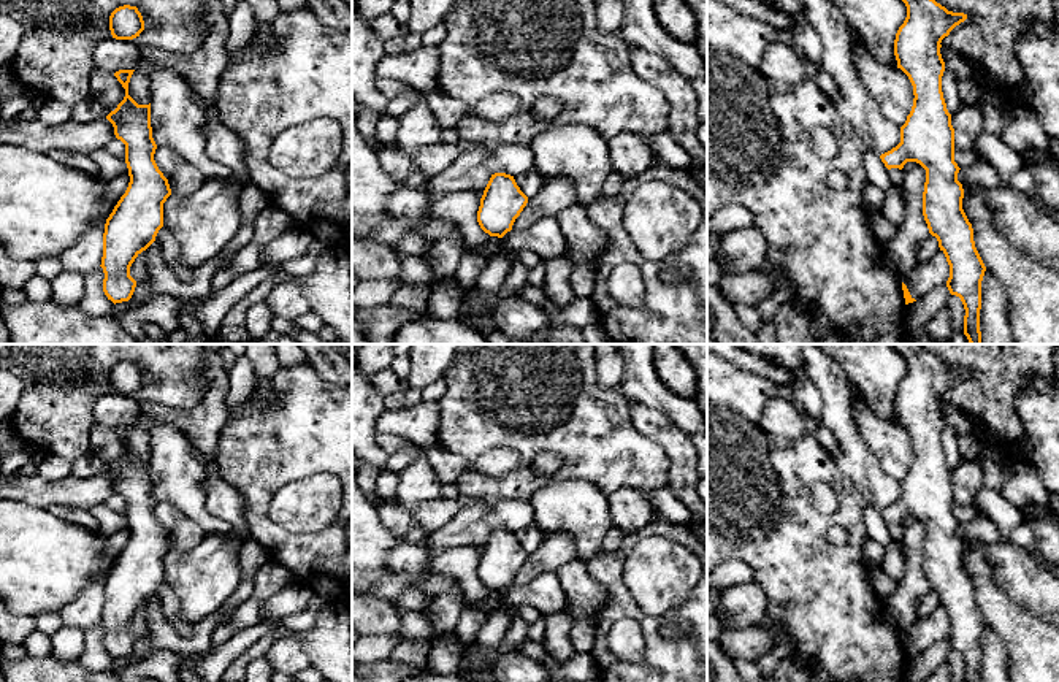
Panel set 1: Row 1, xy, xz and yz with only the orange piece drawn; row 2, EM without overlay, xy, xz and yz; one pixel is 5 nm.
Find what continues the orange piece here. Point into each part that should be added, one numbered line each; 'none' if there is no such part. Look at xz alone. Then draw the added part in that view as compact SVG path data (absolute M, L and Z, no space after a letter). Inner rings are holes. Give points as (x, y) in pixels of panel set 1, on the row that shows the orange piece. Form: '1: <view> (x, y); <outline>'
none

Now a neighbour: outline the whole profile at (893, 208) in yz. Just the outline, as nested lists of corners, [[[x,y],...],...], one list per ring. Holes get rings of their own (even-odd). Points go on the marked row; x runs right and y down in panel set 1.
[[[894,186],[883,192],[883,203],[880,213],[883,217],[896,227],[900,227],[905,219],[907,203],[904,192],[899,186]]]

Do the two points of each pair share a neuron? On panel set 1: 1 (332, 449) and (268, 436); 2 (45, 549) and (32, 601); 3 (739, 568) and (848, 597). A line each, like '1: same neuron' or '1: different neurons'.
1: same neuron
2: same neuron
3: different neurons

